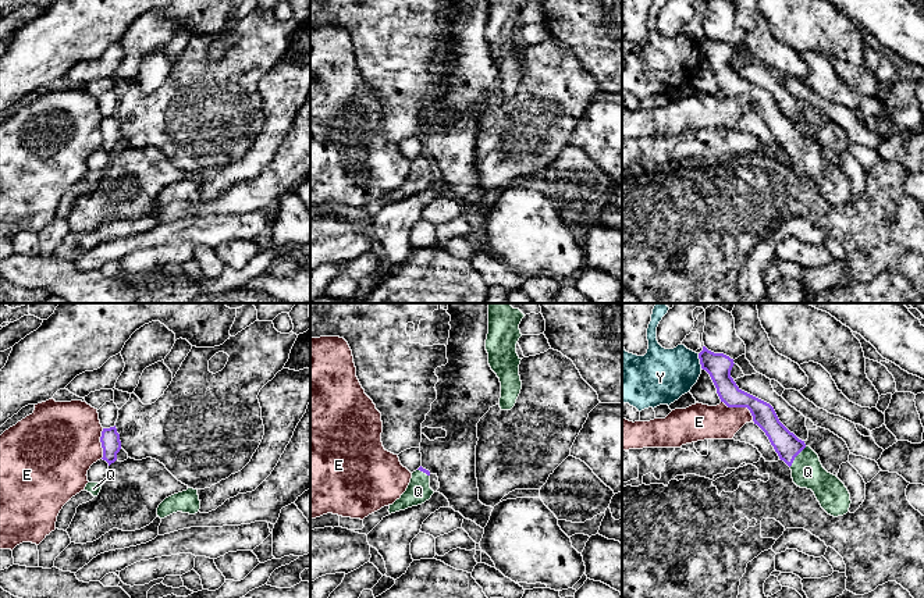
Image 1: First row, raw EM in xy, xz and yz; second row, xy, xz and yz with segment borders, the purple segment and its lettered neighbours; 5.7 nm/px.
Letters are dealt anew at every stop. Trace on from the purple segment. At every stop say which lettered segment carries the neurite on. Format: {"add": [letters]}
{"add": ["Q"]}

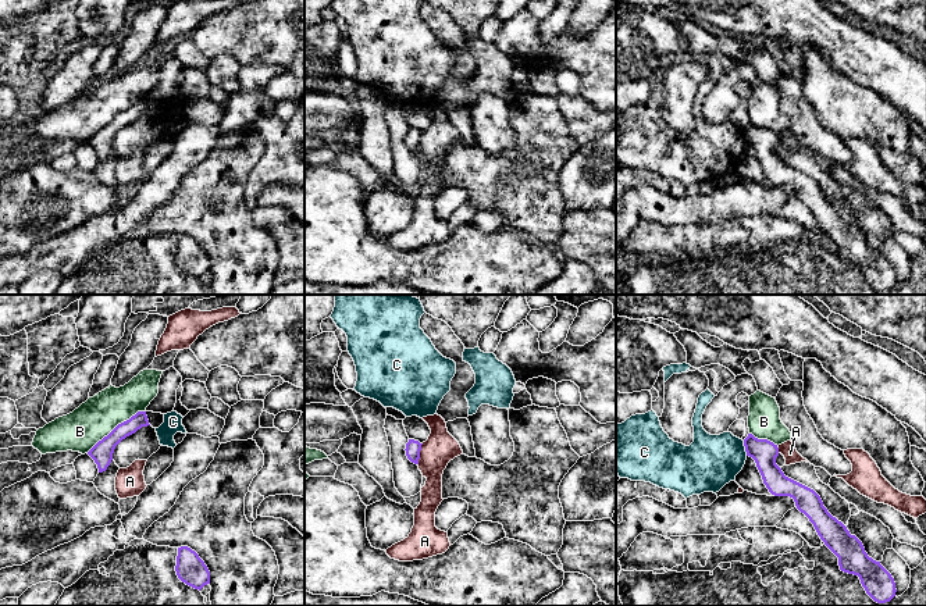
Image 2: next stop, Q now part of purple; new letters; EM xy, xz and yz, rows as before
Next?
{"add": []}

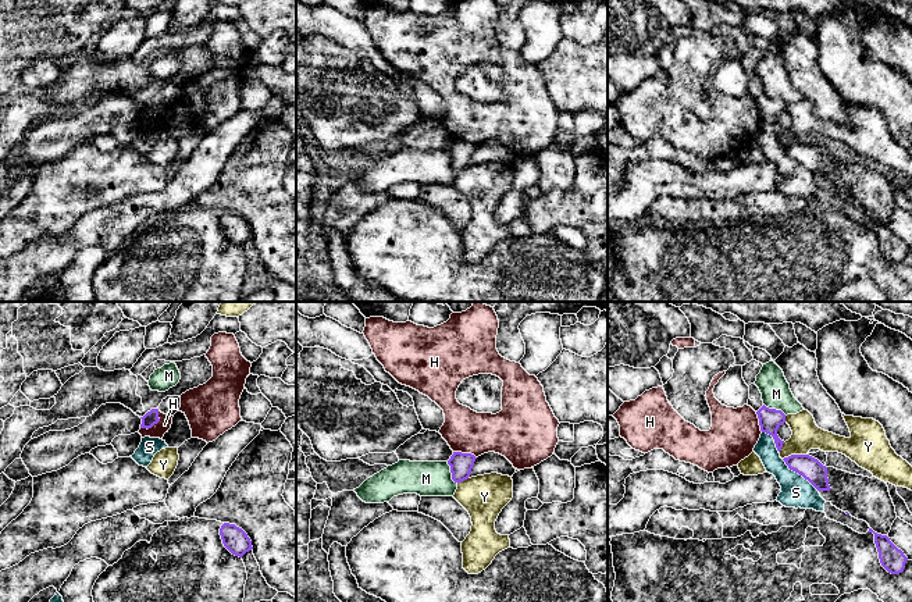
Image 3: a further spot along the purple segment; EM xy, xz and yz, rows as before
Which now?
{"add": []}

